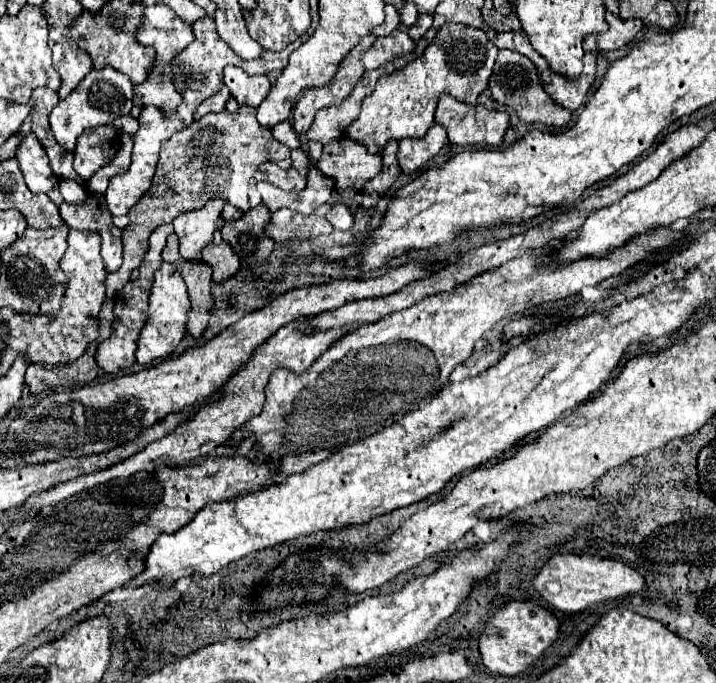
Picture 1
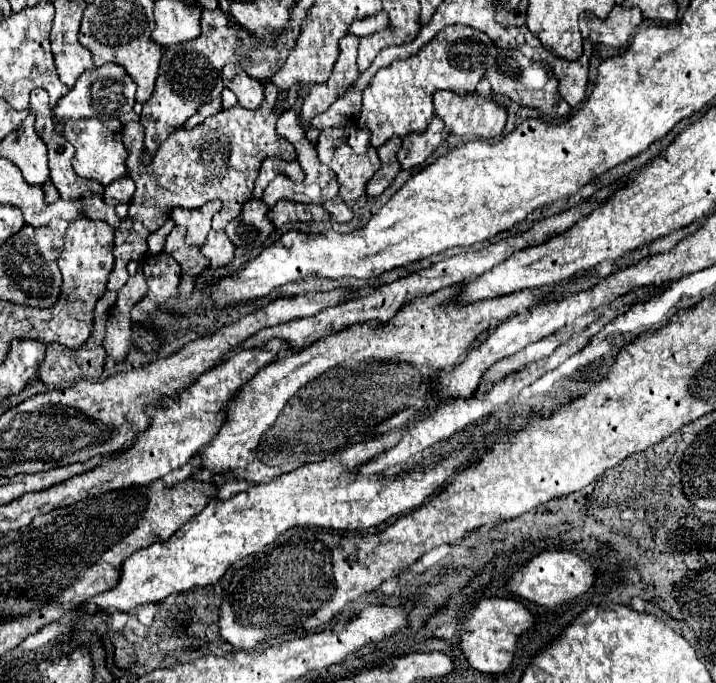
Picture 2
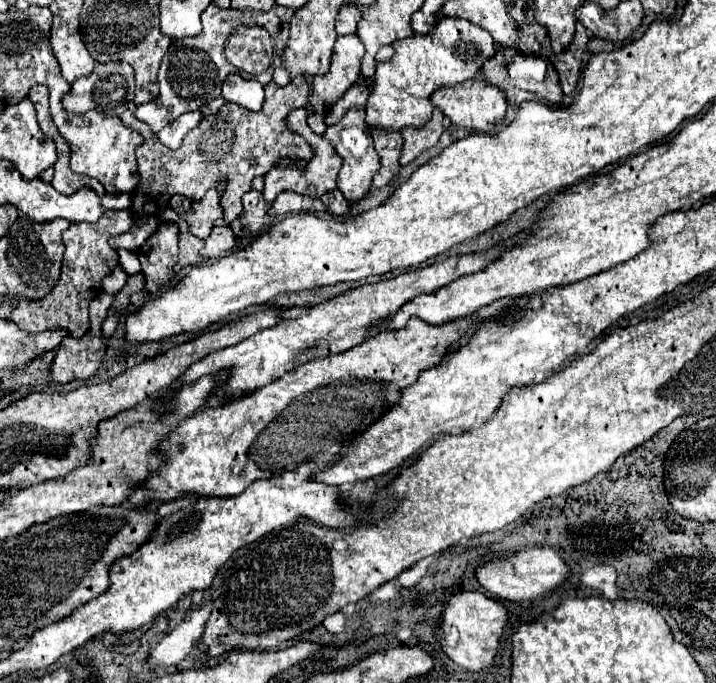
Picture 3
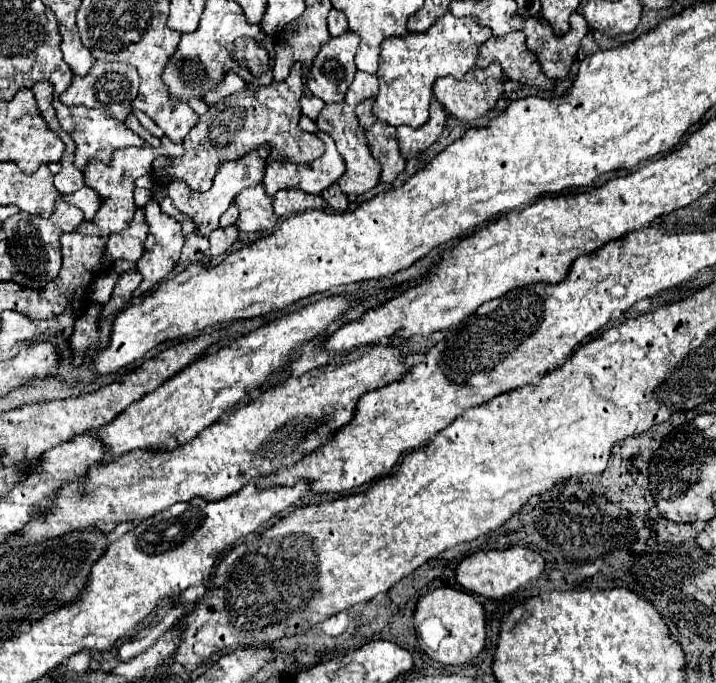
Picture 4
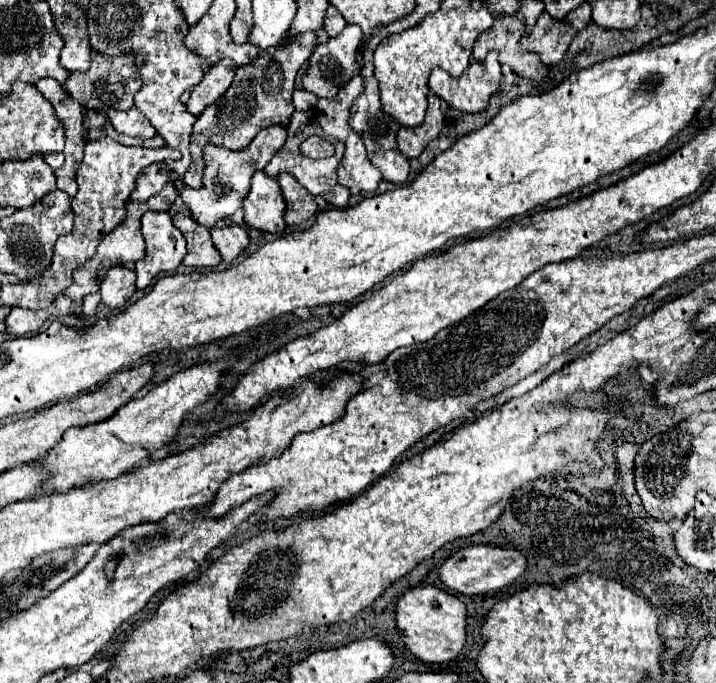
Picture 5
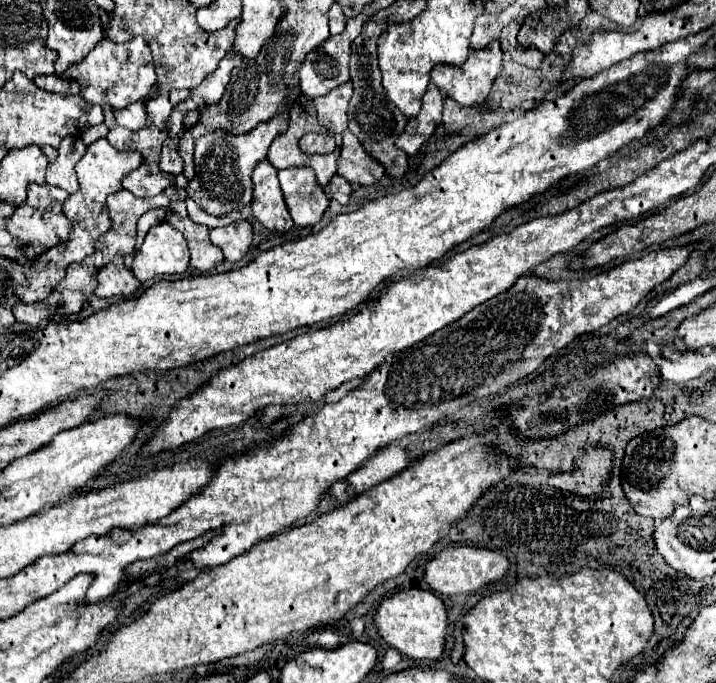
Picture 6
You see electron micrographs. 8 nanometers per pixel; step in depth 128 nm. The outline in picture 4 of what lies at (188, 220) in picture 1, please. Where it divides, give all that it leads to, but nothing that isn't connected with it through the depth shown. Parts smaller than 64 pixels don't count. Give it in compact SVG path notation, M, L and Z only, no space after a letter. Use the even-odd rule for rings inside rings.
M262 144L260 148L248 152L246 156L242 156L240 160L228 160L228 162L222 162L216 176L214 176L214 184L210 190L206 192L192 192L182 180L172 180L168 184L168 196L174 200L176 208L184 214L188 214L194 224L198 226L198 230L204 234L204 236L210 236L216 228L218 228L218 220L220 216L230 208L230 204L234 202L234 198L238 196L240 190L244 188L250 188L250 186L256 186L258 182L262 182L262 176L264 176L264 166L266 166L266 160L270 156L270 150L268 144Z

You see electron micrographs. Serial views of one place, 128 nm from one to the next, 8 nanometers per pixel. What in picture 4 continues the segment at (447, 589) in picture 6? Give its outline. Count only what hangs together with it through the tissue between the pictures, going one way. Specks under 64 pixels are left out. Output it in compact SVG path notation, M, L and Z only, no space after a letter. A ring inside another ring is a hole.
M512 546L506 550L486 550L486 552L480 550L466 556L454 568L454 576L464 590L480 594L484 598L502 600L504 596L512 594L520 586L526 586L530 580L538 578L542 570L544 570L544 560L534 550L524 546Z

